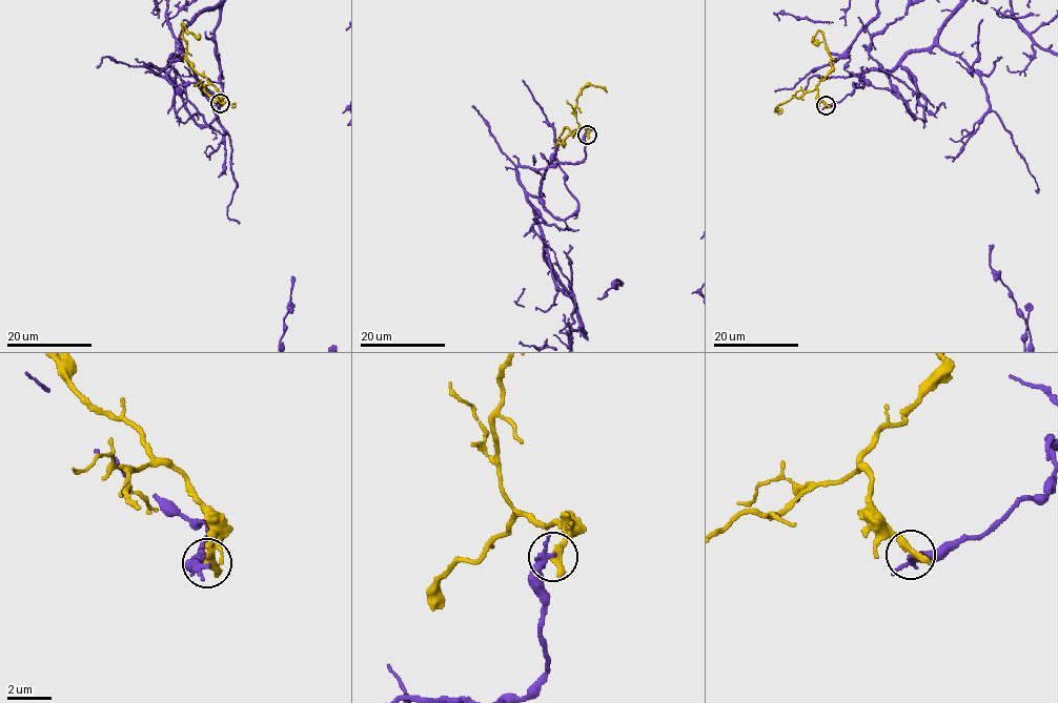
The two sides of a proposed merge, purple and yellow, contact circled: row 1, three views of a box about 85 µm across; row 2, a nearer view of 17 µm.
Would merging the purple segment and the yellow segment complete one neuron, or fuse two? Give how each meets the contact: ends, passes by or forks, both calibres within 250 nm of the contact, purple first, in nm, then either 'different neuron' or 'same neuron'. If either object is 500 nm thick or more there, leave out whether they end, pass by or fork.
purple passes by; yellow ends there; 280 nm thick on the purple side, 400 nm on the other; different neuron

